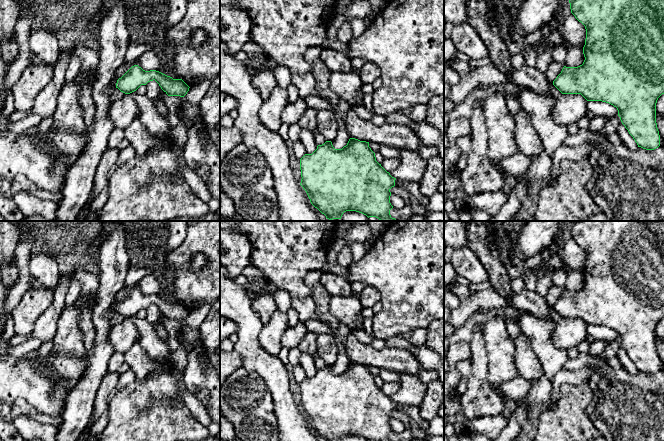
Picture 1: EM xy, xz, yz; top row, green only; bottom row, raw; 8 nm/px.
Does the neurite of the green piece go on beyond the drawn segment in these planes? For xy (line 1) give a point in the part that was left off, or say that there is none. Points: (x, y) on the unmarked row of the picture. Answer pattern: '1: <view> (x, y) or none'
1: none

